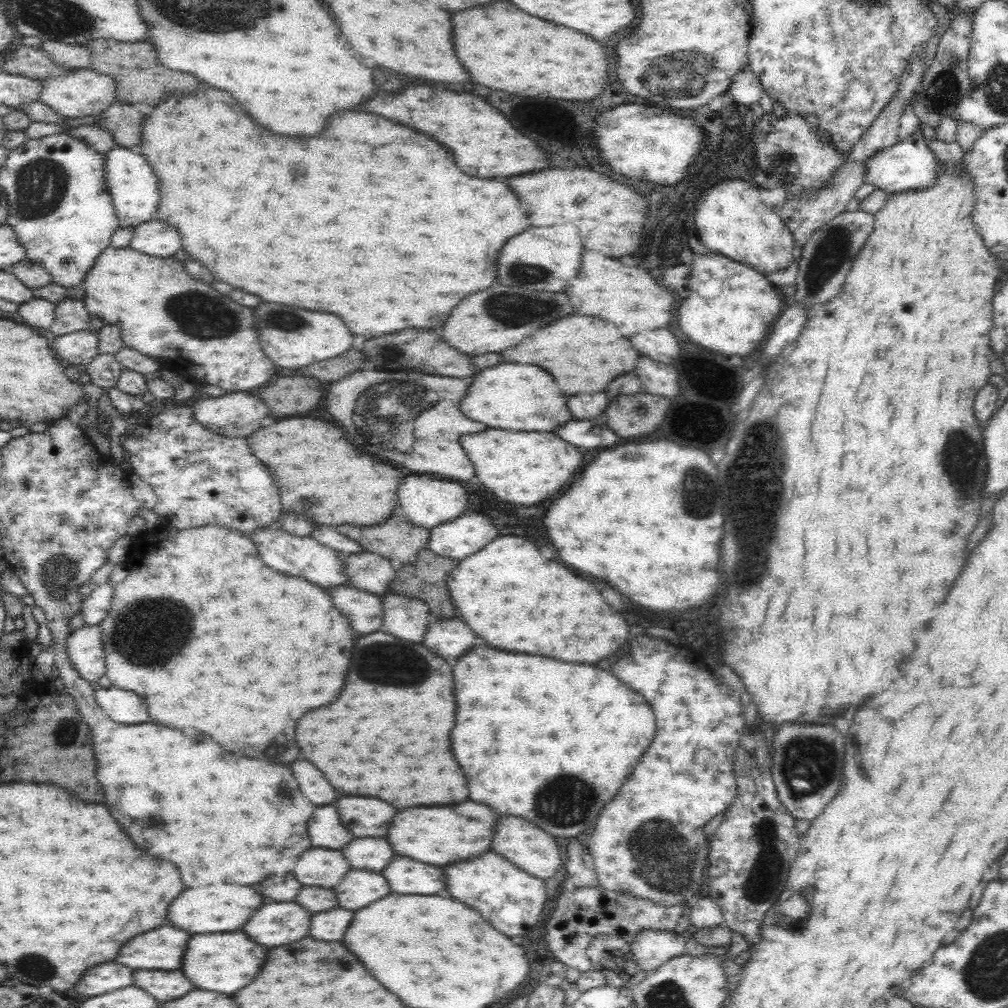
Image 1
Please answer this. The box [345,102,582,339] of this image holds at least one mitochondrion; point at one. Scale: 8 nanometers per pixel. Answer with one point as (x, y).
(514, 311)

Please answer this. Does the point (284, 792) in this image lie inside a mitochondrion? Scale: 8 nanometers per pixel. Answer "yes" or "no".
no

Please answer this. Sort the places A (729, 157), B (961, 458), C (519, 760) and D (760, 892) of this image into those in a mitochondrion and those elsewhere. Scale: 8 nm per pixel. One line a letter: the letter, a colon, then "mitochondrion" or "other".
A: other
B: mitochondrion
C: other
D: mitochondrion

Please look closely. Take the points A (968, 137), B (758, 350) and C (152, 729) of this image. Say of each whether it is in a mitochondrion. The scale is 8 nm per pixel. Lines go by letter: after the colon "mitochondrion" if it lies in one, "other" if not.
A: other
B: other
C: other

